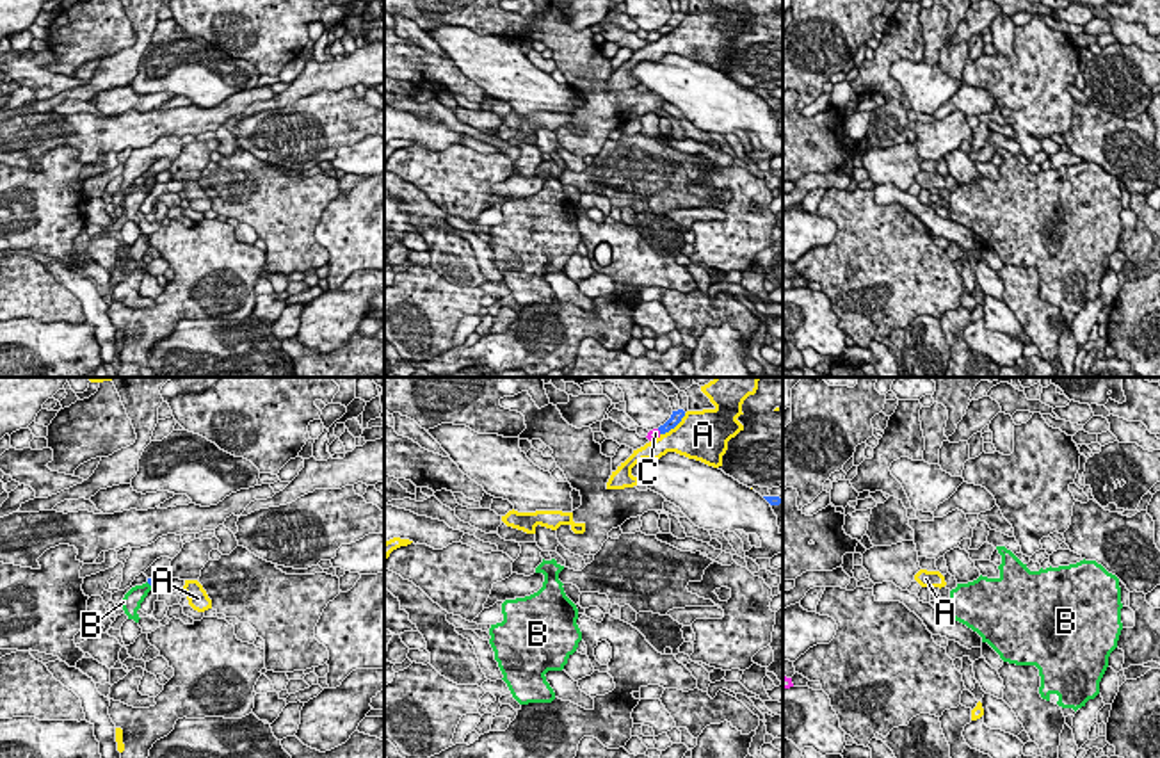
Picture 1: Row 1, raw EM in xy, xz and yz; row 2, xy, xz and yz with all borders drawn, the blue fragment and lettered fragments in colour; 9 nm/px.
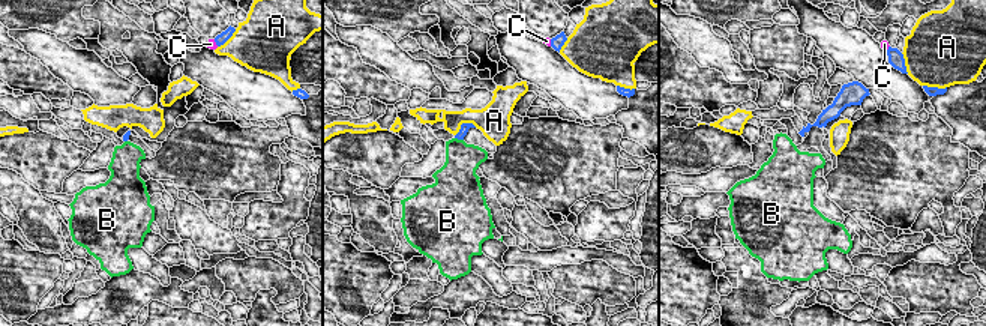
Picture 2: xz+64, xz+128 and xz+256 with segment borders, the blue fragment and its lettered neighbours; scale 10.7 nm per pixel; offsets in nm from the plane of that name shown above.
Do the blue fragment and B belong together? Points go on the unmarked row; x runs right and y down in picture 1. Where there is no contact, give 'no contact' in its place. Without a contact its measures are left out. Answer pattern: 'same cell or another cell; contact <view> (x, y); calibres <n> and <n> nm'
another cell; contact xy (150, 185); calibres 60 and 170 nm

